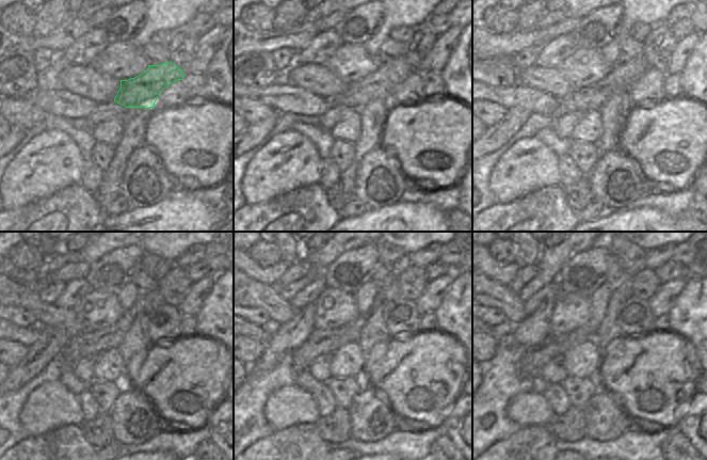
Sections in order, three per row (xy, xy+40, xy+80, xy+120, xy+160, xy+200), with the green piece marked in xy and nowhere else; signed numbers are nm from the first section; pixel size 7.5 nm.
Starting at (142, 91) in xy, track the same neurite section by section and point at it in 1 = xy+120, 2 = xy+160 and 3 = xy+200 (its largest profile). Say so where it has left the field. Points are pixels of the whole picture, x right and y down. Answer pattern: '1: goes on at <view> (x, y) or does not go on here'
1: goes on at xy+120 (84, 344)
2: goes on at xy+160 (321, 342)
3: goes on at xy+200 (533, 360)

